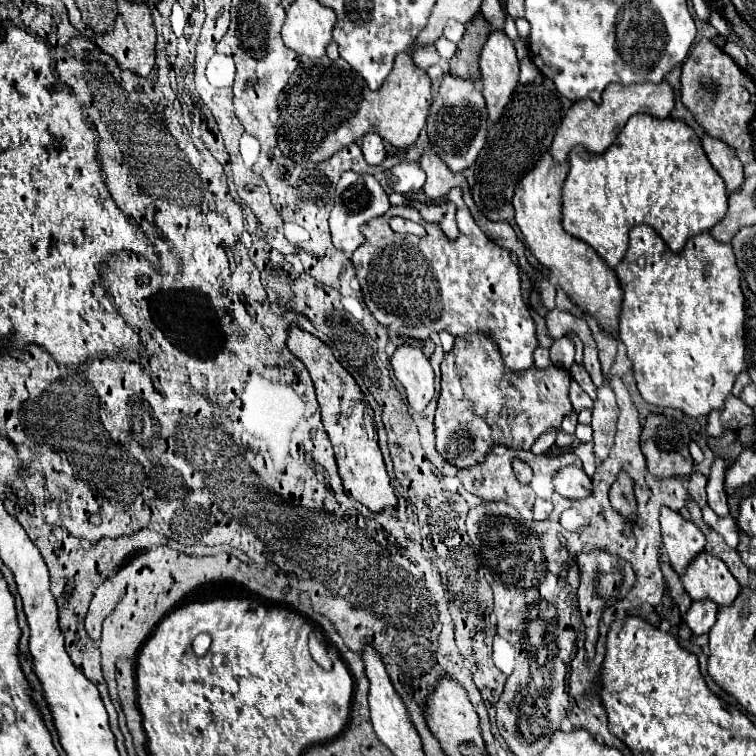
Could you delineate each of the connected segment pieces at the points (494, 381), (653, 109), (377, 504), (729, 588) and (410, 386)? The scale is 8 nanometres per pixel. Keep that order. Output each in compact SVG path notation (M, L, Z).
M468 333L464 337L456 337L454 349L446 353L440 367L442 367L442 391L434 417L436 449L456 467L480 463L496 443L518 449L530 449L538 435L542 435L550 427L560 427L562 419L574 411L568 395L570 373L566 369L550 365L546 369L532 367L526 369L524 373L512 373L512 369L504 365L504 359L500 357L500 351L496 349L492 337L484 333Z
M662 81L660 85L652 85L652 83L642 83L642 85L618 85L618 83L612 83L604 89L602 93L602 103L596 105L592 99L584 99L584 101L578 101L574 103L562 125L558 127L556 131L556 137L552 141L552 147L550 147L550 155L556 163L564 163L566 157L568 157L568 151L574 147L574 145L582 145L584 149L600 155L604 153L612 141L618 137L618 133L624 129L626 121L630 119L630 115L634 113L648 113L648 115L654 115L654 117L668 117L670 111L674 107L674 93L672 93L672 87Z
M298 325L288 327L286 347L306 365L306 369L314 381L318 405L322 411L322 423L332 441L338 471L344 481L346 493L372 511L392 509L396 505L396 495L394 495L390 477L386 473L386 465L382 459L380 445L378 445L373 412L362 401L362 391L356 385L354 377L340 365L340 361L332 355L332 351L326 343L322 343L312 333L300 329Z
M706 551L688 565L680 581L692 599L712 599L718 605L732 605L740 591L740 585L728 567Z
M402 345L390 359L396 379L406 389L408 405L414 411L424 411L424 407L434 397L434 371L428 357L412 345Z

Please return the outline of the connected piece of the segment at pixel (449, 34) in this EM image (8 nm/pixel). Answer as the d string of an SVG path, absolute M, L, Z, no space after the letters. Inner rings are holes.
M448 21L448 25L446 25L446 29L444 29L444 37L446 39L450 39L452 43L458 43L462 37L464 37L464 25L462 23L458 23L458 21Z

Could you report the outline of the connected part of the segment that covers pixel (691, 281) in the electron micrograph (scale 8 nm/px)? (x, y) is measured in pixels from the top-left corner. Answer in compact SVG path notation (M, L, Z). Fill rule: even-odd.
M636 225L630 231L630 247L628 247L624 259L618 263L616 275L618 275L620 285L624 289L624 301L622 301L622 311L620 311L620 341L626 345L628 357L634 363L636 385L638 385L640 395L644 397L644 401L648 401L652 405L680 409L690 417L710 415L710 411L722 409L724 399L732 393L736 377L746 367L746 359L744 359L744 355L746 355L746 343L744 343L744 317L746 317L746 311L744 311L744 295L742 295L742 287L740 287L742 275L740 275L740 269L736 265L736 255L732 253L732 247L728 243L716 241L708 231L704 231L696 237L692 237L680 253L672 253L672 249L668 249L664 239L650 225Z

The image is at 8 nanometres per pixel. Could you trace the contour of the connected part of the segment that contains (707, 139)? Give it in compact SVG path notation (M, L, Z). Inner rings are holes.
M710 135L702 137L702 145L704 145L704 151L706 151L712 167L724 179L728 193L734 193L744 183L744 167L738 161L734 149L724 145L720 139L710 137Z

